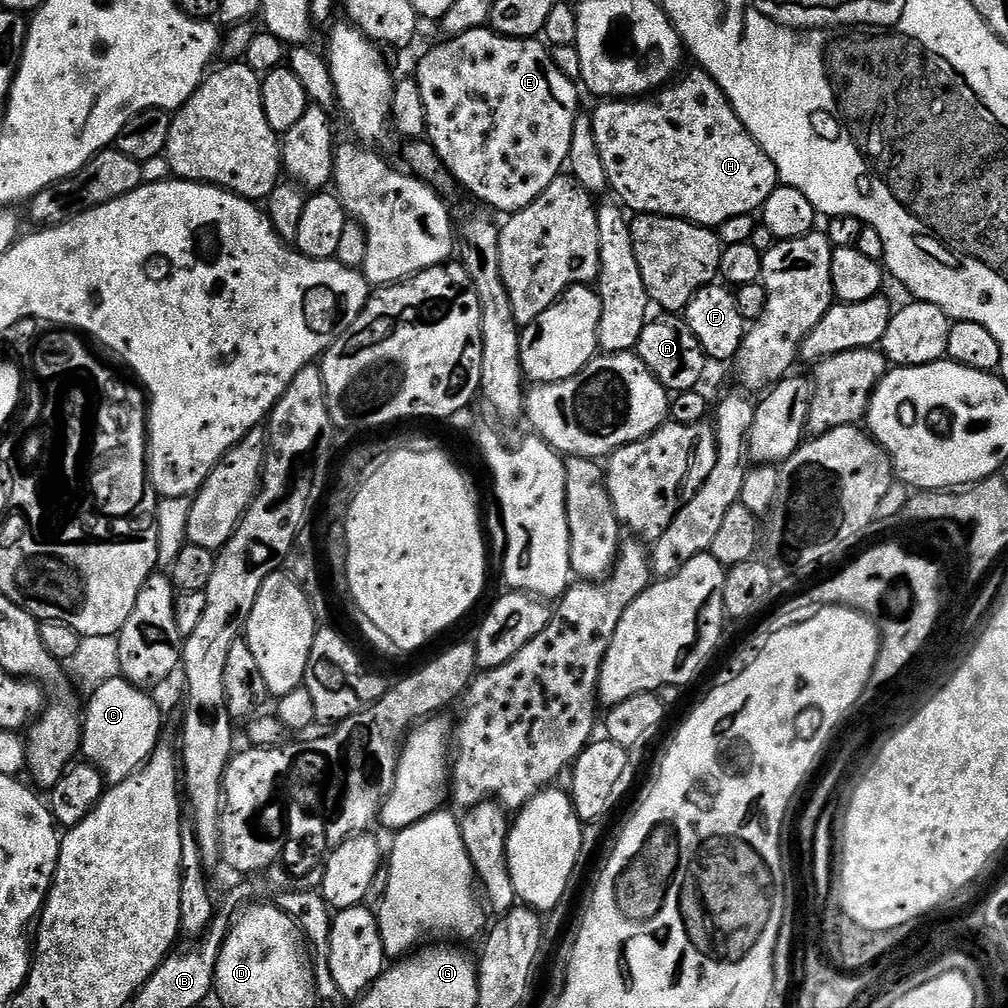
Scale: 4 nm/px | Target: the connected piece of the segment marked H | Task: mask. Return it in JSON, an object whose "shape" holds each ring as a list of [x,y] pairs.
{"shape":[[[693,67],[693,72],[688,72],[680,81],[669,83],[659,89],[655,94],[647,98],[608,98],[591,113],[592,125],[594,126],[594,138],[598,142],[598,154],[602,154],[602,166],[606,166],[609,189],[628,208],[633,208],[633,213],[646,216],[673,216],[676,220],[688,220],[692,224],[700,224],[704,228],[719,229],[722,222],[730,222],[730,218],[738,218],[738,214],[756,214],[761,211],[770,198],[770,194],[778,186],[778,177],[774,162],[760,148],[760,143],[746,130],[746,126],[738,118],[738,114],[732,109],[732,104],[726,98],[726,94],[714,82],[714,78],[703,68]]]}

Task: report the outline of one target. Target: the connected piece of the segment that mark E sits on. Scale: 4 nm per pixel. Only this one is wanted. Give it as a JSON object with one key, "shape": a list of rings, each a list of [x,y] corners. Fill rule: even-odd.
{"shape":[[[491,27],[471,28],[462,34],[445,39],[445,44],[436,44],[420,60],[416,68],[414,79],[418,90],[421,91],[422,105],[425,106],[425,126],[427,128],[426,140],[432,144],[439,158],[451,173],[451,179],[468,192],[473,192],[484,204],[497,208],[503,214],[520,212],[526,206],[530,206],[554,182],[556,177],[565,171],[568,155],[570,154],[570,142],[574,138],[574,126],[576,117],[581,115],[580,92],[577,81],[559,69],[555,64],[555,58],[550,51],[549,45],[540,38],[517,38],[515,36],[501,36]]]}

